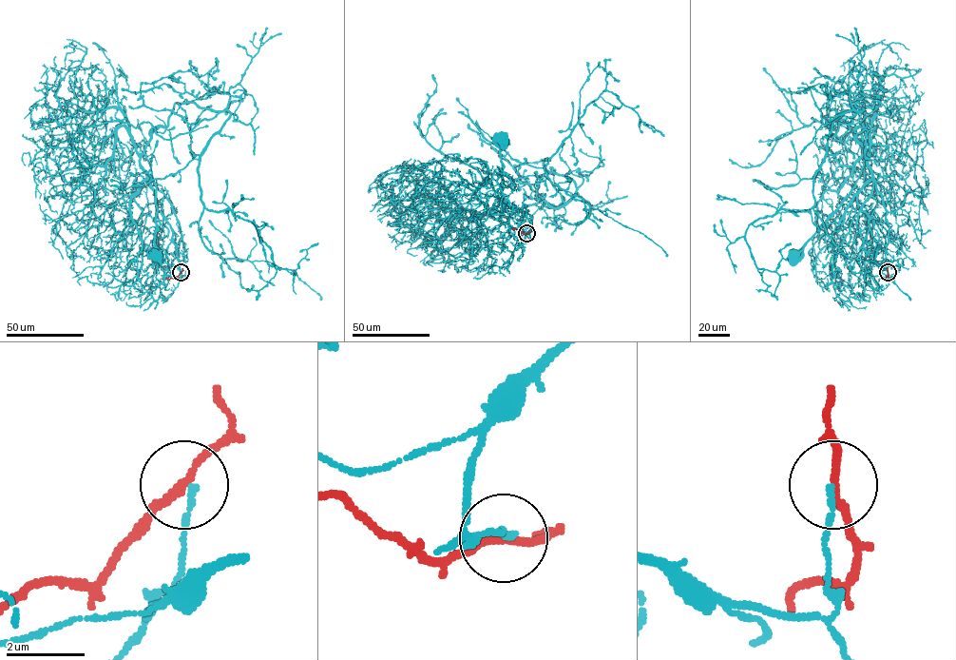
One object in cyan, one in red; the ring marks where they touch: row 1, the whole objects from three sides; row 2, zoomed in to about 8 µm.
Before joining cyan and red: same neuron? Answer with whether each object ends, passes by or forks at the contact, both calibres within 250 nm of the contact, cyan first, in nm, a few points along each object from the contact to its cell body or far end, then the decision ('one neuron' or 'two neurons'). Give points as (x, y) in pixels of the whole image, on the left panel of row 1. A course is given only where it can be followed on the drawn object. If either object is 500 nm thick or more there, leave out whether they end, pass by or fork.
cyan ends | red passes by | 140/200 nm | cyan via (181, 272), (170, 225), (158, 209), (149, 175), (140, 163), (143, 154), (156, 189), (157, 255) | red via (181, 272), (165, 280) | two neurons

